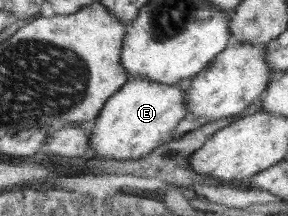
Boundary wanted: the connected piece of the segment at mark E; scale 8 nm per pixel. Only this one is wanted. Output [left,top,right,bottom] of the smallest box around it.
[91,77,188,159]

